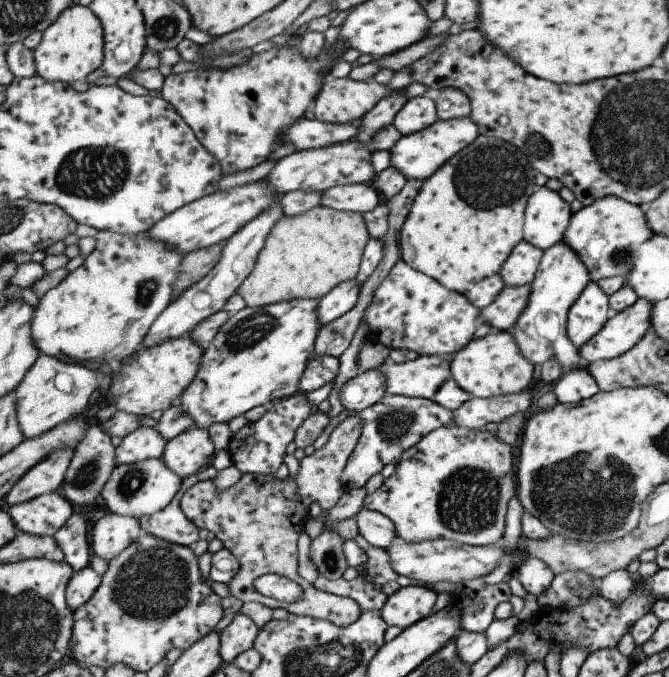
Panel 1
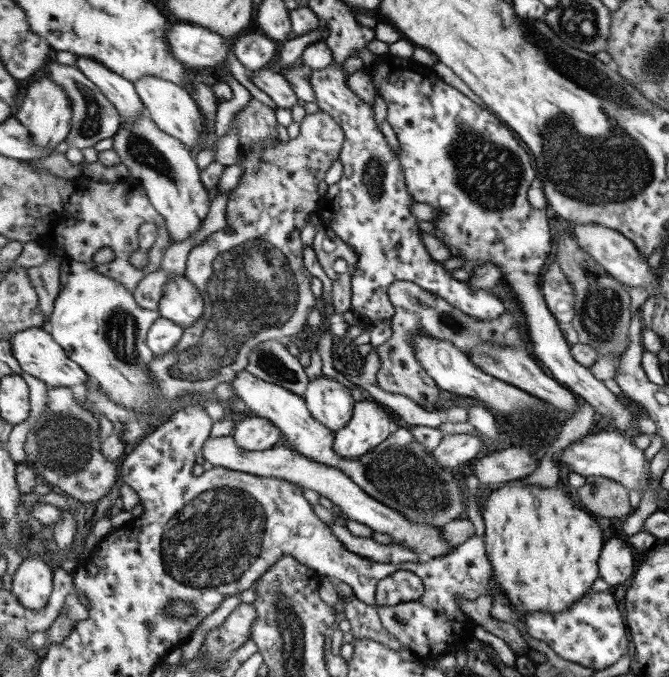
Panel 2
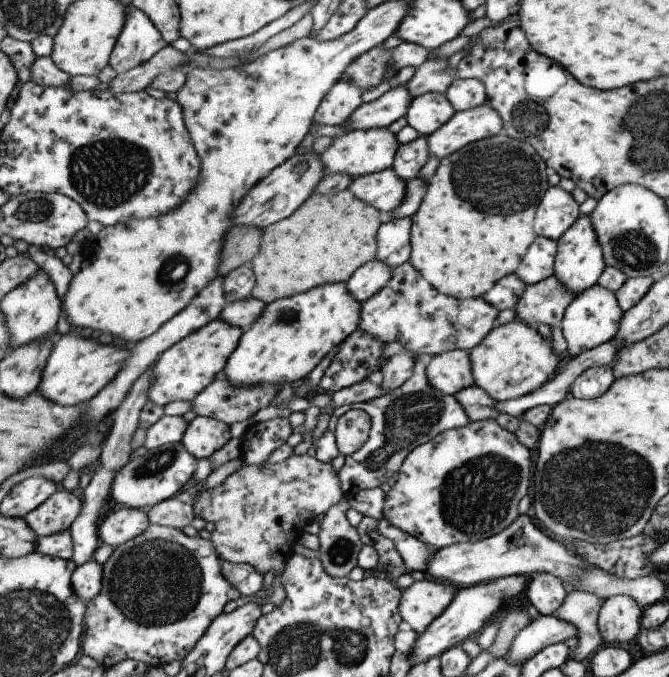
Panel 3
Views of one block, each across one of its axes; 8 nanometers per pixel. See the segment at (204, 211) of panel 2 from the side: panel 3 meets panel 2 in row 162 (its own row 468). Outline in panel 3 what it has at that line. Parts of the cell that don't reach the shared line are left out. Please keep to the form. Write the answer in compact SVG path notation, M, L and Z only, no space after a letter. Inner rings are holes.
M181 442L149 449L144 455L128 462L112 484L112 498L123 507L150 510L164 500L176 497L192 484L198 458Z

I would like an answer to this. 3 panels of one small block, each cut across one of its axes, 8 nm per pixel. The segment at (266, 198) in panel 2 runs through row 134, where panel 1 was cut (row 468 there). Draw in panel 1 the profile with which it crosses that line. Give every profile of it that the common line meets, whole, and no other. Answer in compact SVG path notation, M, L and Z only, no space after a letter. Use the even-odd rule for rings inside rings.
M357 414L349 416L329 438L329 442L323 448L315 449L310 455L304 456L300 461L298 475L286 477L279 480L275 474L244 474L243 478L233 486L217 492L215 482L202 481L187 490L181 499L181 510L185 516L197 526L201 531L211 531L215 537L221 541L223 548L229 550L241 564L237 576L229 582L229 594L241 602L261 603L271 609L286 609L288 613L297 614L301 617L317 618L317 620L327 620L345 628L351 626L359 620L361 616L361 606L351 598L328 594L316 588L313 583L308 582L301 576L299 571L299 545L301 530L304 530L305 520L309 518L309 506L318 502L323 509L331 511L339 500L344 496L344 486L341 484L341 476L345 471L345 466L355 451L359 438L363 433L363 420ZM277 574L297 582L303 588L303 596L293 602L279 602L277 599L264 596L255 588L255 580L267 575Z

